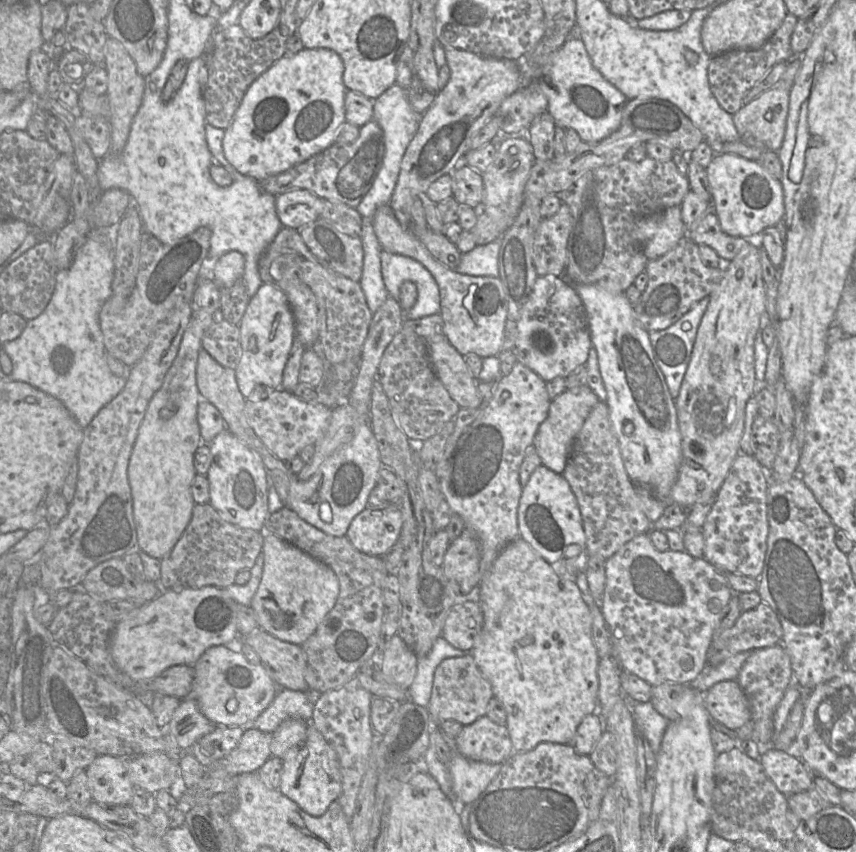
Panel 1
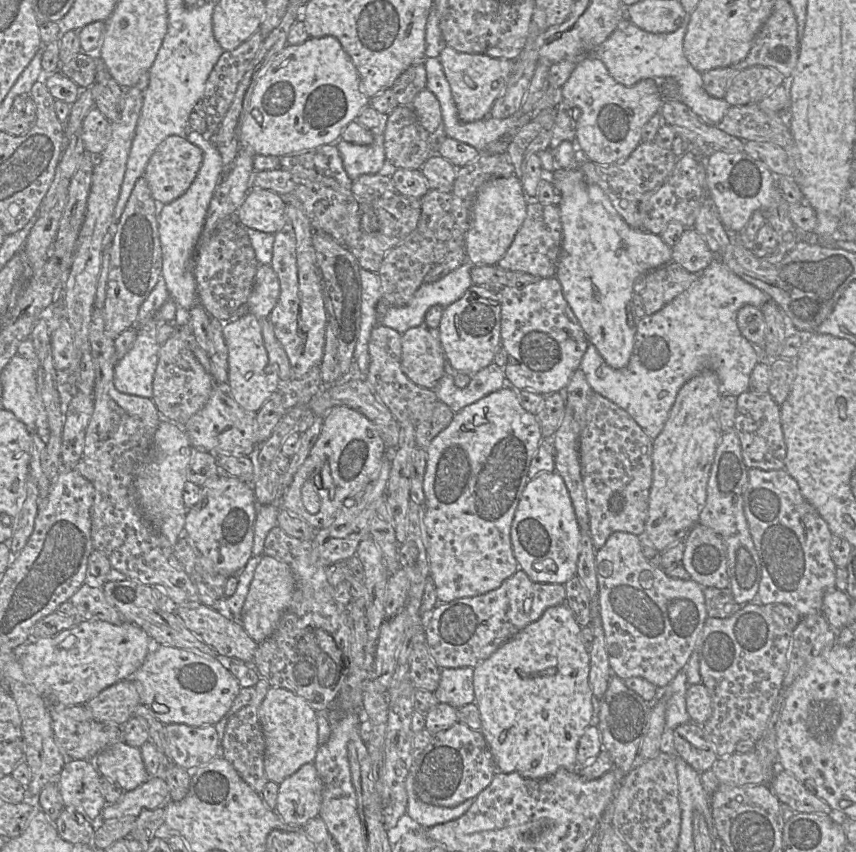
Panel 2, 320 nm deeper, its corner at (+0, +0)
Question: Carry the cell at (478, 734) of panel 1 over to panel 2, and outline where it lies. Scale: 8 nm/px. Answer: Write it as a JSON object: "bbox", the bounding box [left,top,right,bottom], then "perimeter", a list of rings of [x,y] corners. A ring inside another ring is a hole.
{"bbox":[408,722,497,807],"perimeter":[[[457,722],[434,735],[419,755],[415,755],[408,775],[413,775],[416,796],[424,803],[454,807],[475,799],[492,781],[497,772],[492,752],[481,731]]]}

